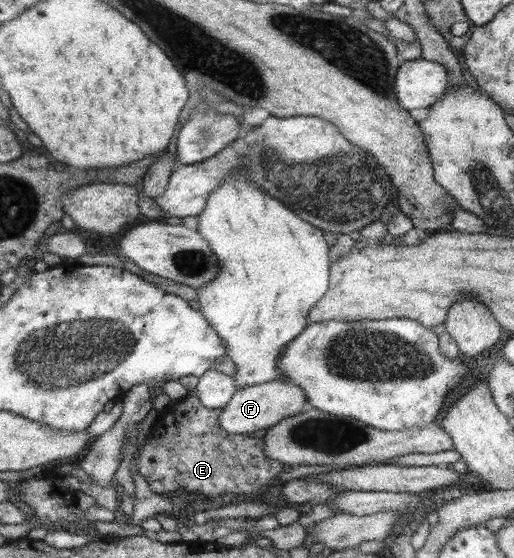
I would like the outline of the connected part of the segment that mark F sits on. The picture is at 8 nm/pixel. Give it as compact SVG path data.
M284 379L240 388L231 396L227 406L221 409L222 414L218 418L219 428L227 434L250 435L255 430L271 427L284 417L299 414L308 406L306 402L303 389Z

